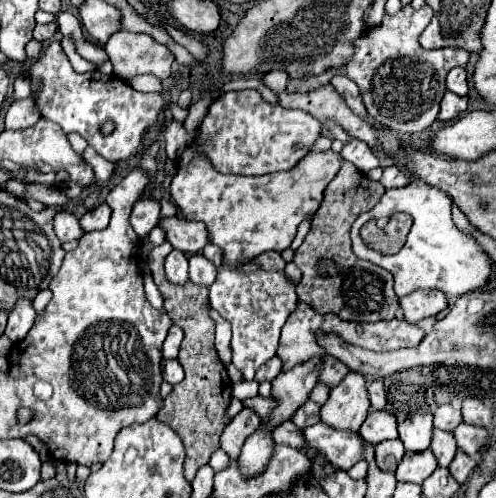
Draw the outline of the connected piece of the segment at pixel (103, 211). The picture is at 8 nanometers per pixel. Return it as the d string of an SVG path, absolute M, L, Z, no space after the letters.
M101 203L99 207L95 207L93 211L85 213L81 217L81 227L85 231L97 231L97 229L105 229L109 225L109 217L111 217L111 209L107 203Z

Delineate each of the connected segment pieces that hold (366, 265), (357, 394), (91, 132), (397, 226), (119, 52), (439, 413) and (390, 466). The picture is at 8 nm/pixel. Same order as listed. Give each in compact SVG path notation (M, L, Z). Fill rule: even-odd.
M349 161L341 165L341 171L325 189L323 203L313 215L311 231L295 251L293 259L293 263L303 271L303 279L297 285L297 297L319 315L333 313L343 321L357 323L377 323L395 317L399 299L393 291L393 275L369 261L357 259L351 251L349 239L349 229L357 215L369 211L381 199L381 193L385 193L383 185L379 181L369 181Z
M347 373L347 377L331 389L327 403L321 407L321 421L333 429L359 431L369 407L365 377L361 373Z
M53 41L41 59L31 65L31 77L43 81L41 93L35 95L39 113L49 117L49 121L59 123L65 133L79 133L107 161L121 161L133 155L141 145L143 135L157 123L157 115L165 105L163 95L139 93L113 75L103 75L101 71L75 73L57 41ZM107 119L115 121L115 131L111 135L101 133L101 125Z
M395 213L389 217L385 227L377 227L375 221L369 221L361 227L361 239L367 243L367 247L391 255L397 253L405 245L405 233L409 233L413 219L405 213Z
M117 31L105 43L105 51L113 63L113 71L125 81L141 73L167 79L175 61L173 53L147 33Z
M441 405L441 407L435 411L433 425L435 425L437 429L441 429L441 431L453 431L461 421L463 421L461 411L453 409L451 405Z
M399 439L393 441L383 441L379 445L375 445L375 457L377 457L377 465L385 471L395 471L399 461L405 455L405 447Z

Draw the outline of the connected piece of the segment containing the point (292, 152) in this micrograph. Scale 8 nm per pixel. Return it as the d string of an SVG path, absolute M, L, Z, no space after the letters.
M255 89L229 91L217 97L199 125L195 147L219 173L269 175L293 169L321 135L321 123L301 109L285 109L263 101Z

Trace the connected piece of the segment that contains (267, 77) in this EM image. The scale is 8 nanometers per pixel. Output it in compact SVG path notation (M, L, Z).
M273 71L273 73L265 73L263 75L263 83L271 89L271 91L281 91L287 87L287 81L289 81L289 73L281 73L281 71Z

